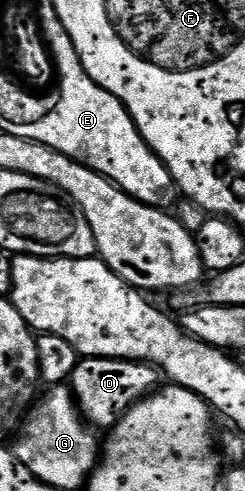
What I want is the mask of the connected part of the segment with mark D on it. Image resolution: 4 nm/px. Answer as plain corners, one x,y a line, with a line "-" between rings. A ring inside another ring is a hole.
92,357
81,358
72,374
70,387
75,394
80,415
93,428
111,429
134,404
157,390
161,382
159,379
162,379
161,372
150,363
141,363
135,359

